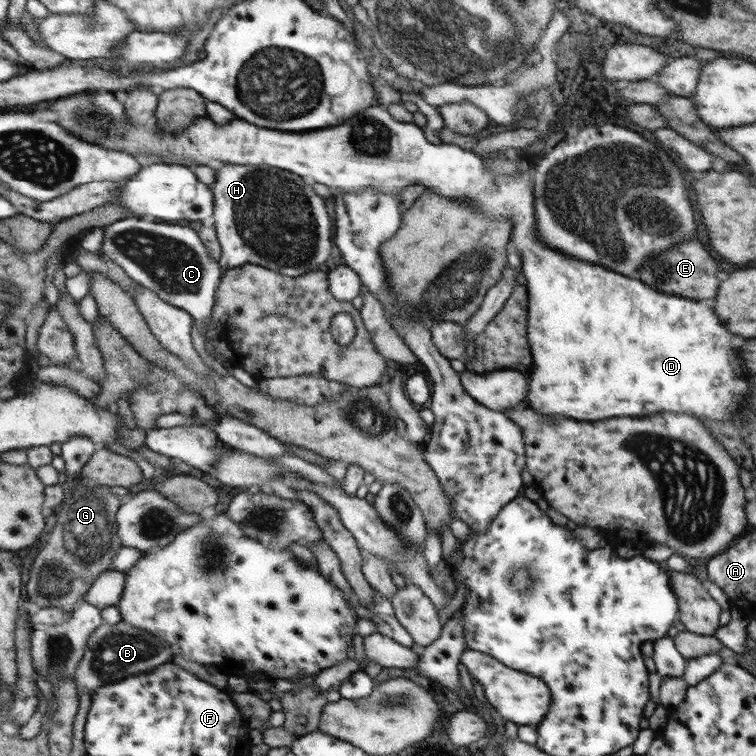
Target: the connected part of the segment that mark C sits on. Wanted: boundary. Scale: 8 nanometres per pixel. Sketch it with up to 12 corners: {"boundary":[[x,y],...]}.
{"boundary":[[137,217],[104,252],[206,328],[220,265],[195,230]]}

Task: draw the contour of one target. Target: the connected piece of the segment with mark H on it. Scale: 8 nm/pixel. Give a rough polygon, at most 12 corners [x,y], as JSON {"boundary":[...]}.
{"boundary":[[216,169],[224,268],[296,278],[330,256],[324,200],[296,173]]}

